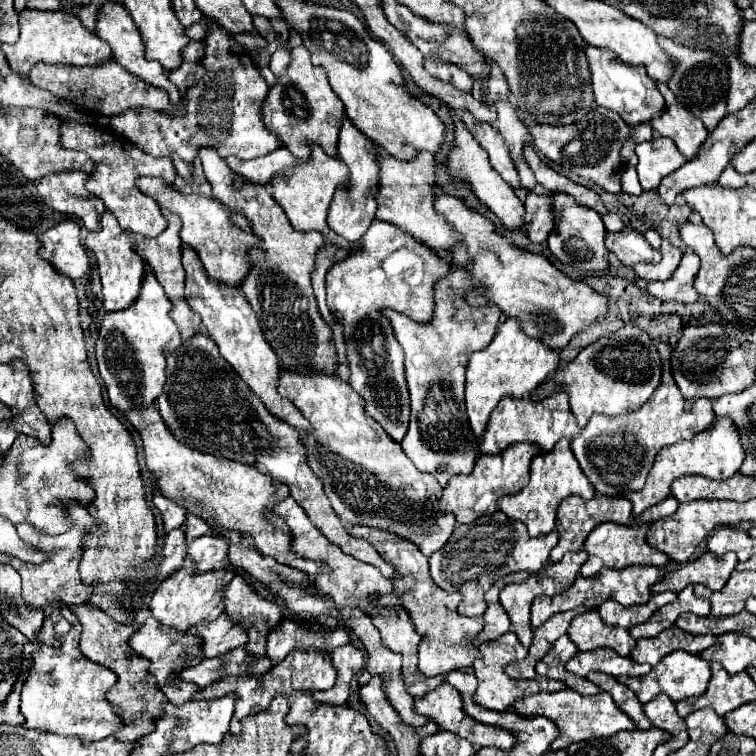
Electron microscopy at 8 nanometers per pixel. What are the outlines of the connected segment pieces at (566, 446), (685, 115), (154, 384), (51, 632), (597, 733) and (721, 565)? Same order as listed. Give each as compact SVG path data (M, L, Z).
M560 439L550 453L544 453L532 459L530 483L520 493L502 497L502 501L498 501L498 509L506 513L510 519L518 519L526 523L530 537L538 537L538 535L546 535L554 531L556 509L560 501L570 495L580 495L582 499L594 499L596 493L590 481L586 481L586 475L582 473L578 461L574 461L574 455L570 453L570 441Z
M656 83L656 87L664 95L666 107L660 115L650 119L652 129L660 137L670 137L686 159L694 157L698 145L702 145L702 141L708 137L706 127L702 125L702 121L698 121L698 117L690 115L692 111L684 103L674 99L674 93L668 89L666 83Z
M144 265L144 281L136 301L122 311L104 315L96 341L96 361L112 407L120 411L146 407L152 405L154 399L162 393L166 383L166 353L182 345L178 327L168 315L170 309L172 305L164 289L156 281L152 269Z
M46 618L42 629L40 630L38 637L35 641L41 644L51 644L53 646L60 645L59 640L57 639L53 623L50 619Z
M562 689L556 693L536 693L536 695L528 695L528 697L518 697L518 701L512 703L512 709L522 717L542 715L558 727L560 735L558 735L558 739L552 741L552 745L550 745L552 751L566 749L568 745L578 743L578 741L614 735L624 729L634 729L634 723L614 705L614 701L610 701L608 693L598 693L594 697L578 697L570 689Z
M704 553L696 561L676 569L676 571L664 573L664 577L658 579L650 587L650 591L662 593L668 589L668 591L678 593L686 585L696 585L696 583L706 585L710 591L720 591L726 585L734 567L736 567L734 553L726 553L722 557L710 557L708 553Z

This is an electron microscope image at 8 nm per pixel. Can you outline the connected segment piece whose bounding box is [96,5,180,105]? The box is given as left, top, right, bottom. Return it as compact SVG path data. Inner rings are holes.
M106 5L106 13L102 13L102 17L98 17L98 37L102 37L110 49L112 49L112 55L114 59L126 69L130 71L132 75L140 77L142 81L150 83L150 85L156 85L160 89L164 89L168 95L170 95L170 103L176 105L180 101L180 91L178 87L168 79L168 75L164 75L164 69L162 65L158 65L158 61L146 61L144 57L144 49L142 49L142 35L138 33L138 27L134 25L134 21L130 21L130 13L126 13L124 7L120 5Z

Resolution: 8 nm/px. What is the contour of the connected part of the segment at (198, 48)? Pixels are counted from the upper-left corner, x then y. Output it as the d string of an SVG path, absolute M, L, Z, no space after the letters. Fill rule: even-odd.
M190 41L184 49L182 49L182 61L190 63L190 61L198 61L200 55L204 51L204 43L202 41Z

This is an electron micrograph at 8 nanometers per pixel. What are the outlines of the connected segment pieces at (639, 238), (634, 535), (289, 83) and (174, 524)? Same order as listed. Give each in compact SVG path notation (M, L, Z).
M638 231L610 233L606 237L606 247L626 267L636 263L660 263L660 253Z
M606 523L606 525L600 525L598 529L594 529L590 533L590 537L586 537L586 541L584 541L584 551L588 553L588 561L582 565L580 575L592 577L602 567L610 567L610 569L626 569L632 565L664 567L668 563L668 557L664 553L658 553L656 549L646 547L646 529L648 529L648 525L620 527L614 523Z
M302 45L288 49L288 53L290 65L268 89L262 105L262 121L266 129L274 133L282 141L282 145L302 161L310 157L306 141L316 141L328 155L338 157L336 141L342 123L342 101L338 101L338 95L330 89L326 73L322 73L322 69L316 69L310 63L310 53L306 53Z
M154 489L154 505L160 512L164 524L165 533L169 533L170 529L180 529L184 525L184 519L186 519L186 511L180 509L178 511L178 505L166 497L162 497L158 493L158 489Z

